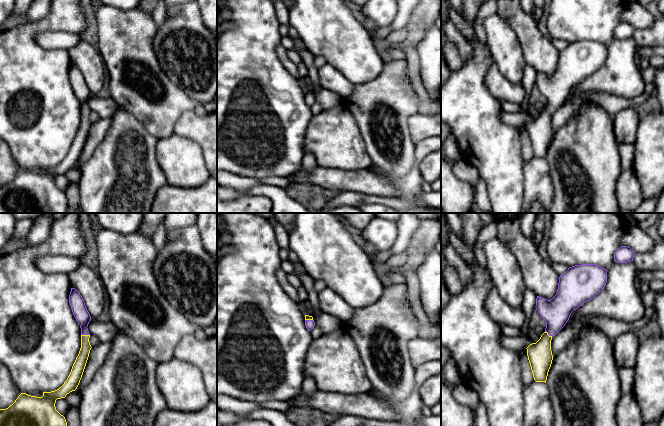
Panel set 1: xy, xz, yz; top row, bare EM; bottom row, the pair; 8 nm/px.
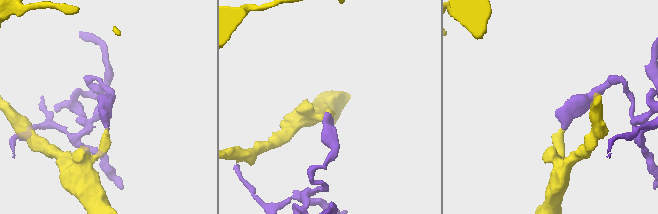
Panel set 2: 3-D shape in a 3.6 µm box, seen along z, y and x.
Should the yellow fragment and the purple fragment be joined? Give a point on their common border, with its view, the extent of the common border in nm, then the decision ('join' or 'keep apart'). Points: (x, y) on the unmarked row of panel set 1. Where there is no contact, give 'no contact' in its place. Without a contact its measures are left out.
meets yellow in xy at (85, 111); contact 70 nm long; join

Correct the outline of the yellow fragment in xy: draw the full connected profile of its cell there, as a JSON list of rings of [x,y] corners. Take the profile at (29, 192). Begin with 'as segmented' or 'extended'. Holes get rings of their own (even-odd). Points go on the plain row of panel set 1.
extended | [[[71,64],[69,79],[81,104],[81,124],[67,156],[59,165],[43,168],[42,173],[21,169],[12,181],[6,185],[0,185],[0,213],[69,213],[66,195],[56,186],[55,179],[57,175],[65,174],[67,170],[77,165],[92,124],[89,118],[90,109],[87,104],[91,92],[82,72],[75,64]]]

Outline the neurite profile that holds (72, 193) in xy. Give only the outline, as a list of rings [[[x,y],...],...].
[[[70,182],[64,193],[67,198],[69,213],[83,213],[80,202],[78,182]]]

